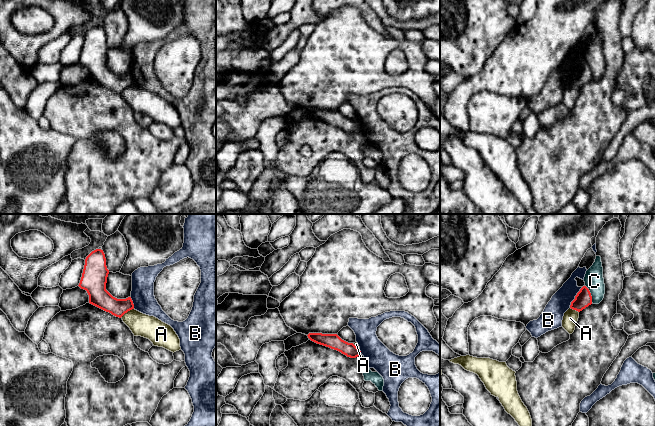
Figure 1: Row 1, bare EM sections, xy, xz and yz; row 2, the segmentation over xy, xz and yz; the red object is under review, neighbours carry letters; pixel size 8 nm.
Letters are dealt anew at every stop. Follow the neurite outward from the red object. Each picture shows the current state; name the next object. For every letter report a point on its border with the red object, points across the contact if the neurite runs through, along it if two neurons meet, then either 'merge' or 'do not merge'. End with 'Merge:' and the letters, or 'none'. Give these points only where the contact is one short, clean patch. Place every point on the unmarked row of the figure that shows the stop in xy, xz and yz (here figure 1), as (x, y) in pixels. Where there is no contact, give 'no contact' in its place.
A: meets red in xy at (126, 88); border along xy (133, 84), (120, 93); do not merge
B: meets red in yz at (575, 73); border along yz (582, 63), (569, 83); do not merge
C: meets red in yz at (590, 70); border along yz (585, 61), (590, 69), (592, 78); do not merge
Merge: none

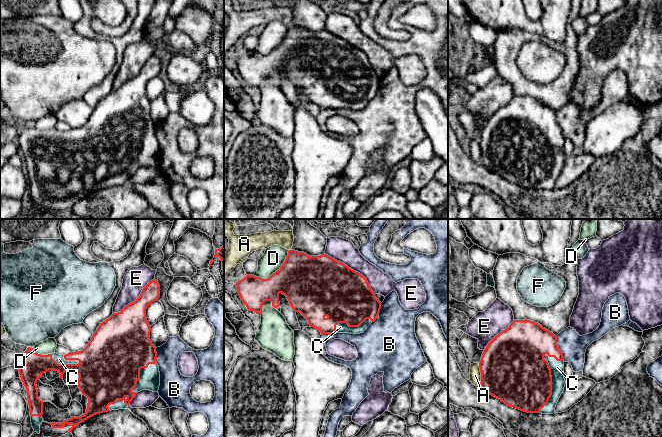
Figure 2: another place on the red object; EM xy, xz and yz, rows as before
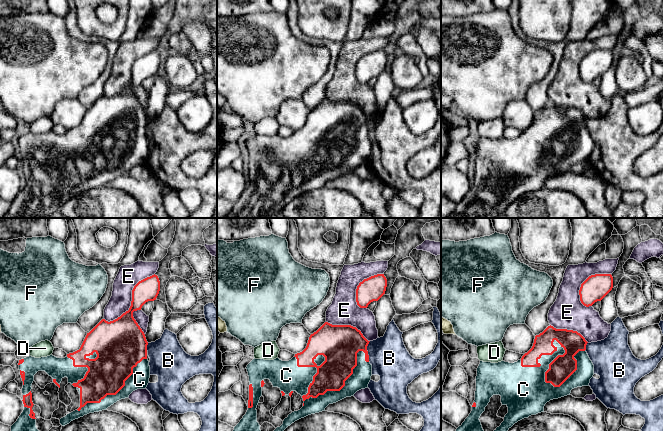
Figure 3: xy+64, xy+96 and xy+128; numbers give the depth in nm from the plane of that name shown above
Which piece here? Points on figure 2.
A: meets red in yz at (481, 150); do not merge
B: meets red in yz at (558, 124); do not merge
C: meets red in yz at (551, 159); merge
D: meets red in xz at (276, 47); do not merge
E: meets red in xz at (352, 45); do not merge
F: meets red in xy at (30, 123); do not merge
Merge: C

